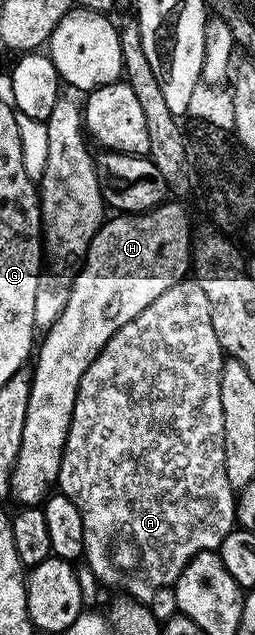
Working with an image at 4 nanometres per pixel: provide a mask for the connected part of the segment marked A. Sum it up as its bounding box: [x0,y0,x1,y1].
[56,281,237,601]

